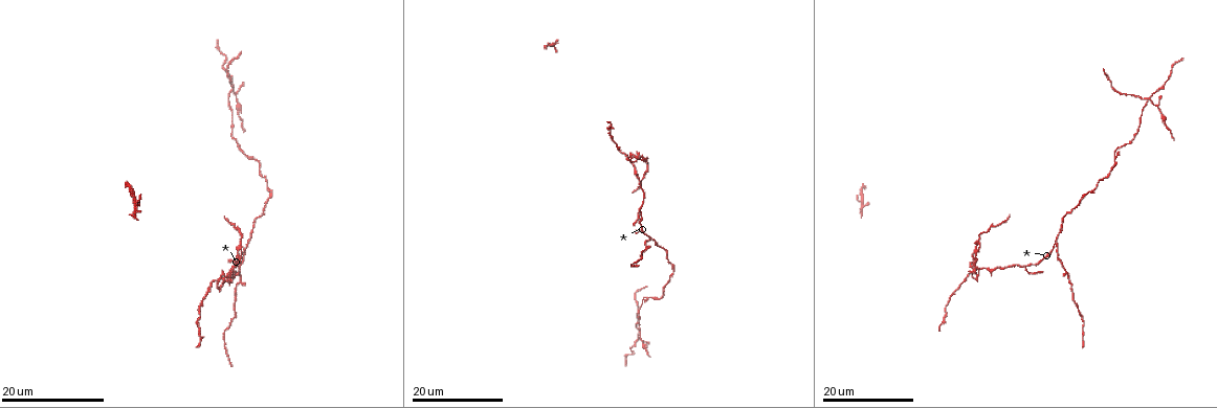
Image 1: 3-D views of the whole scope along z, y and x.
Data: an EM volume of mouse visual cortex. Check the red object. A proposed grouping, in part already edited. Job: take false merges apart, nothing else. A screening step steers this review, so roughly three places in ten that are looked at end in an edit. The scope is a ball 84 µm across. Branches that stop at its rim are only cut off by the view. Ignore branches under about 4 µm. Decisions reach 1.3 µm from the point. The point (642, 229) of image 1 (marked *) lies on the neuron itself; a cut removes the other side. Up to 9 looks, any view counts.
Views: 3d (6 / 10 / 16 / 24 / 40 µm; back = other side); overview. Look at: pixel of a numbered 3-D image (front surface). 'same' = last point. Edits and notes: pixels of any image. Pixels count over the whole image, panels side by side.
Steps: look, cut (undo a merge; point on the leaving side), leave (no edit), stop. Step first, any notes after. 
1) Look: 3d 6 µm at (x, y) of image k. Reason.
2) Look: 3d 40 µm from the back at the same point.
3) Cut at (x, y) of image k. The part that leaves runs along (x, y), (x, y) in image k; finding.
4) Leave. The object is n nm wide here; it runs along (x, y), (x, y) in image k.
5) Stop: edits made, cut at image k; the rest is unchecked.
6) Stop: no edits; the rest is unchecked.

Look: 3d 24 µm at (640, 208) of image 1. Thin arm on a thick one.

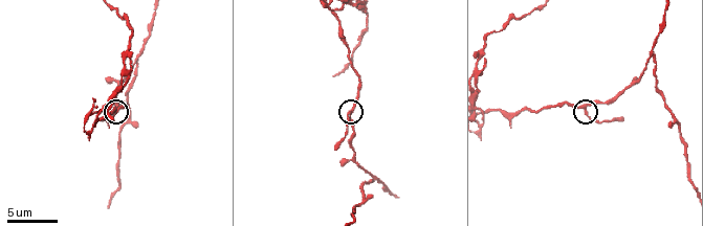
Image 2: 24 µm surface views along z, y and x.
Look: 3d 6 µm at (351, 109) of image 2.

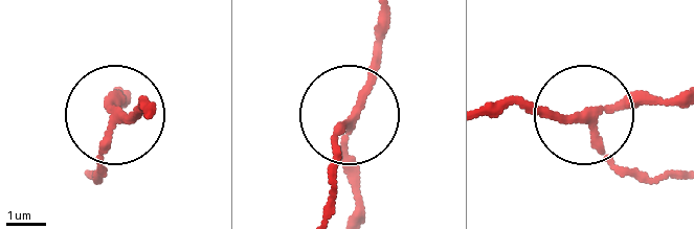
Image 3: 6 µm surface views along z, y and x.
Leave. 3 arms meet here; it runs along (356, 214), (346, 118), (336, 172) in image 3; one neuron here.

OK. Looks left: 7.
Look: 3d 10 µm at (137, 56) of image 2. Two arms in line, one across.

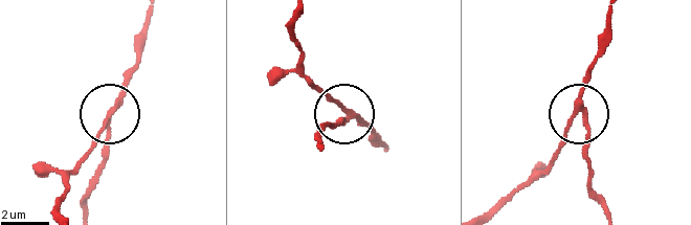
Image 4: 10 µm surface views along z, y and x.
Cut at (107, 140) of image 4. The object is 180 nm wide here; a second neuron is stuck on.

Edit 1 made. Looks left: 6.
Look: overview.

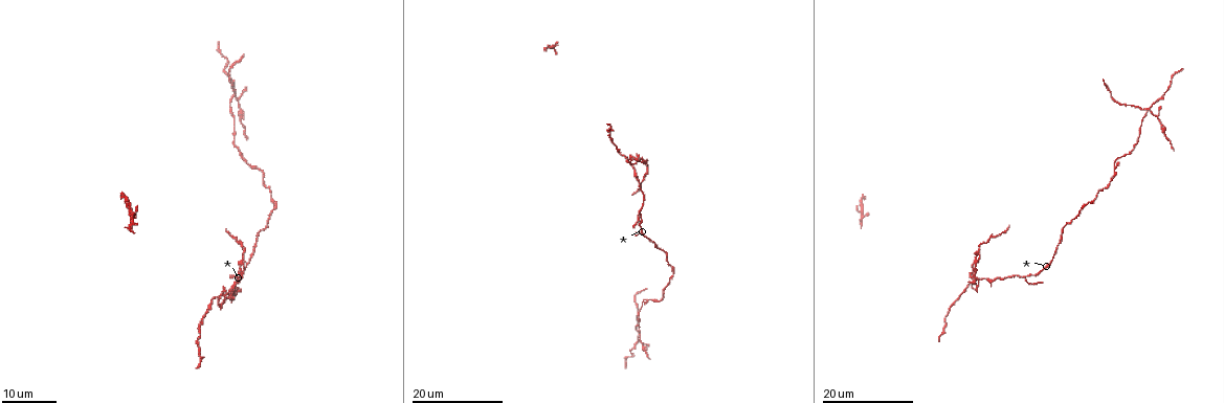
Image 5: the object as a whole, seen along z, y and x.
Look: 3d 16 µm at (979, 285) of image 5.

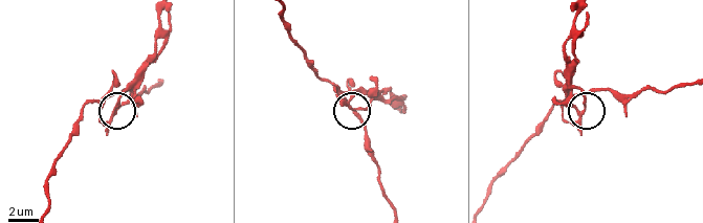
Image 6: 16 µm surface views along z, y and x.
Look: 3d 10 µm at (577, 110) of image 6.

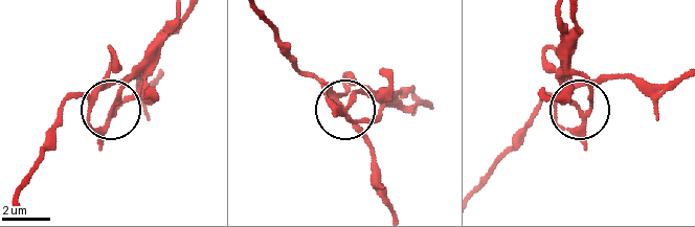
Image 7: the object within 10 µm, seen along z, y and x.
Cut at (121, 101) of image 7. The object is 190 nm wide here; the part that leaves runs along (105, 129), (133, 70), (177, 10) in image 7; two neurons meet here.

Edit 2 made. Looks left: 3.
Look: 3d 24 µm at (650, 299) of image 5. Thick turns thin.

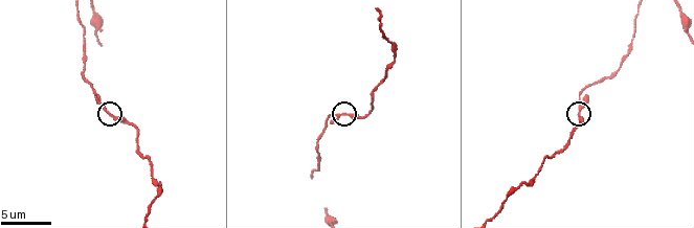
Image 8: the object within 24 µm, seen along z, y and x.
Look: 3d 6 µm at (109, 113) of image 8. Closer look.

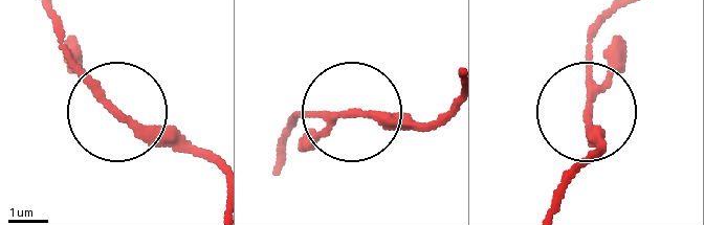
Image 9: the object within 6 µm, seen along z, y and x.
Leave. It runs along (217, 169), (147, 138), (60, 31) in image 9; all the same neuron.

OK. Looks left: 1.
Stop: edits made, cut at image 4, cut at image 7; the rest is unchecked.

